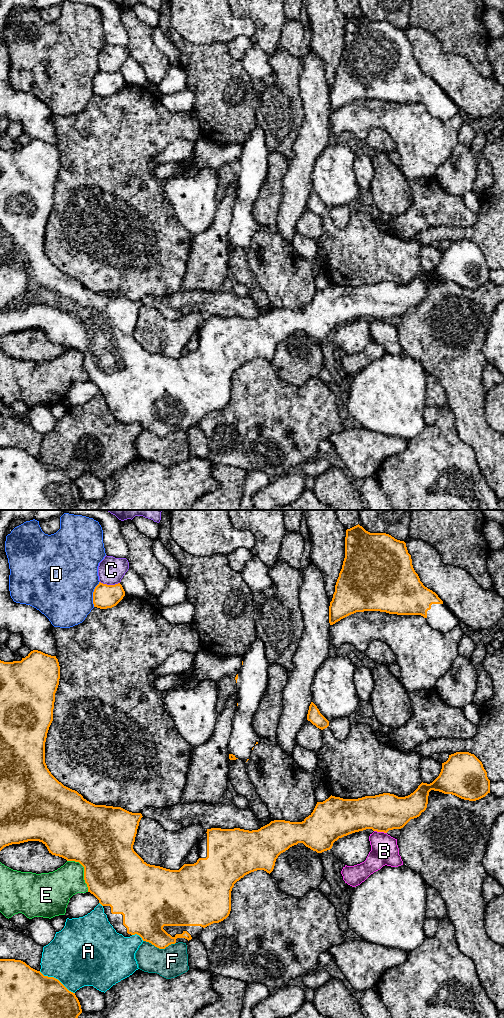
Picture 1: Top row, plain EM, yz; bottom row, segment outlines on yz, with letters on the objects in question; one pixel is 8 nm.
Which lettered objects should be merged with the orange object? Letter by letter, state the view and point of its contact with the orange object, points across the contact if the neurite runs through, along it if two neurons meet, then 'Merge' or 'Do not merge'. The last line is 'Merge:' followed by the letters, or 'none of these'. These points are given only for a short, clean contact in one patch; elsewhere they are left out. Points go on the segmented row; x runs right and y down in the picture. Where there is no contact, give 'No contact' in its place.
A: Touches orange at yz (57, 979). Do not merge
B: Touches orange at yz (380, 831). Do not merge
C: Touches orange at yz (110, 585). Do not merge
D: Touches orange at yz (93, 594). Do not merge
E: Touches orange at yz (84, 871). Do not merge
F: Touches orange at yz (159, 948). Do not merge
Merge: none of these

